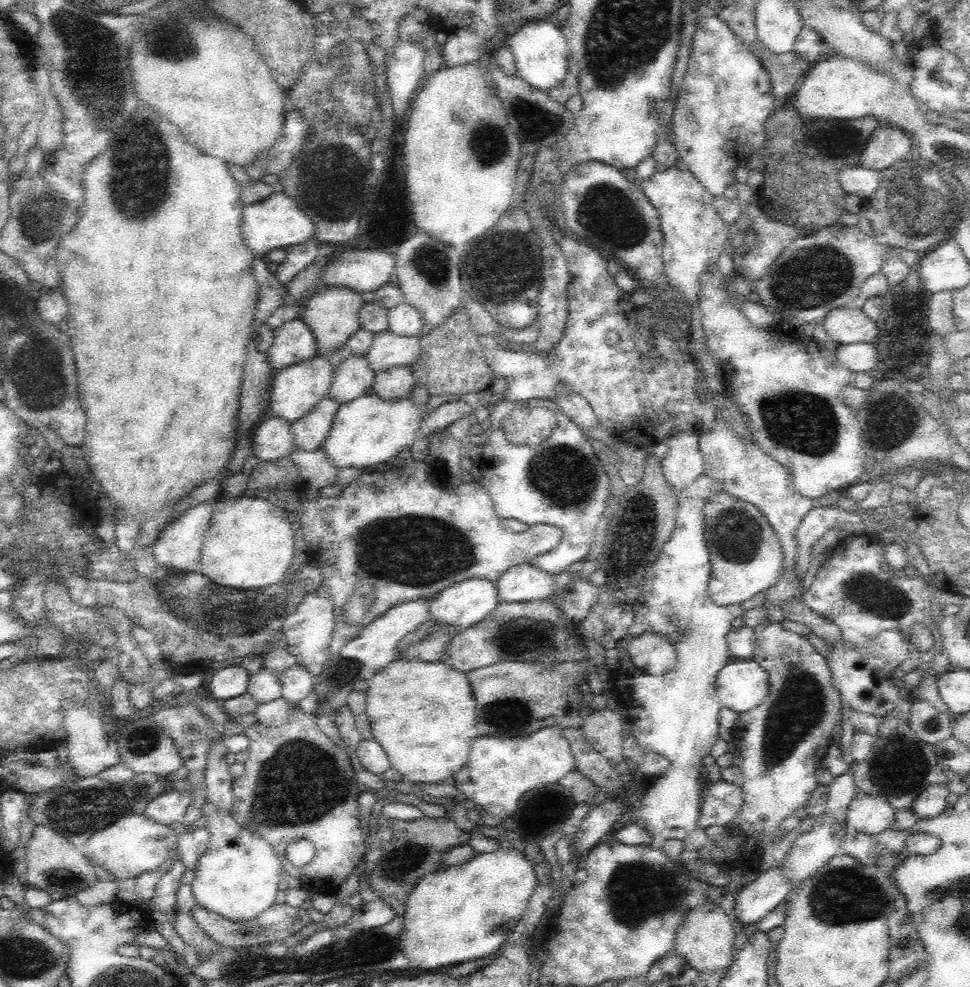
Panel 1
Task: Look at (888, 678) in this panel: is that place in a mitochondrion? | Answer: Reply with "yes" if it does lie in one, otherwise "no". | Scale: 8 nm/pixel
no

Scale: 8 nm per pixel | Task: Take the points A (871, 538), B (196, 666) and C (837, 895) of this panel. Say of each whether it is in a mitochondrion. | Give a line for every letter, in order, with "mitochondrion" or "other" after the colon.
A: other
B: other
C: mitochondrion

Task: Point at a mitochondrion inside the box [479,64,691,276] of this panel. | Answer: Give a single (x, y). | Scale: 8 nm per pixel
(606, 213)

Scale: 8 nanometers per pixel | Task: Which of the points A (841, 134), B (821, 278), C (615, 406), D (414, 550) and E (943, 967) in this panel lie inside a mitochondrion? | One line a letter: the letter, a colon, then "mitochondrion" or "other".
A: other
B: mitochondrion
C: other
D: mitochondrion
E: other

